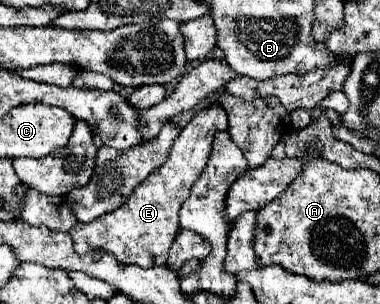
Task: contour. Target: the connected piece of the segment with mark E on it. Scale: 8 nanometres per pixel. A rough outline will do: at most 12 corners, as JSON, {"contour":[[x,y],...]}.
{"contour":[[210,103],[122,207],[70,237],[76,253],[166,265],[178,211],[228,115]]}

